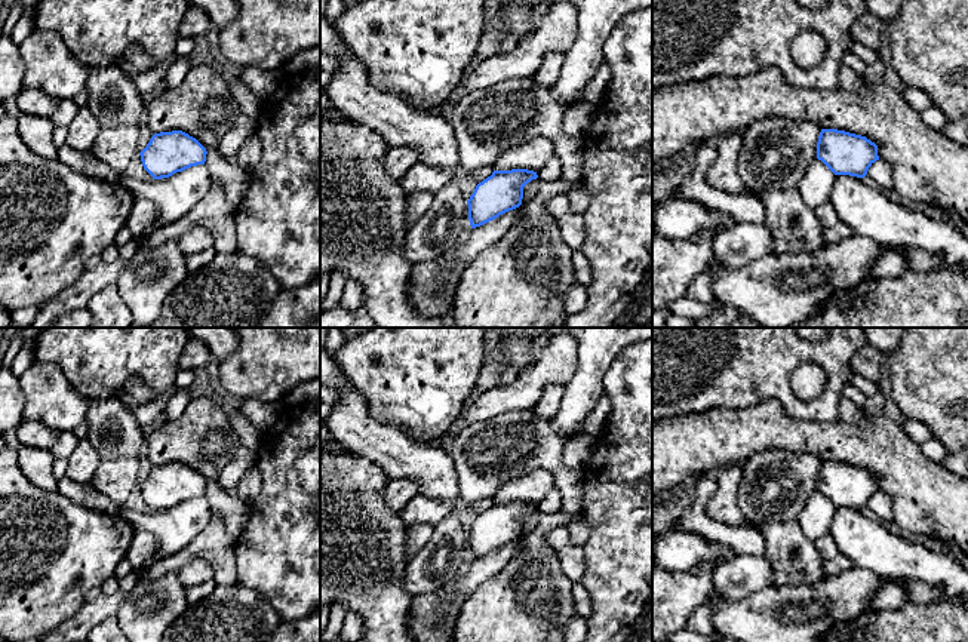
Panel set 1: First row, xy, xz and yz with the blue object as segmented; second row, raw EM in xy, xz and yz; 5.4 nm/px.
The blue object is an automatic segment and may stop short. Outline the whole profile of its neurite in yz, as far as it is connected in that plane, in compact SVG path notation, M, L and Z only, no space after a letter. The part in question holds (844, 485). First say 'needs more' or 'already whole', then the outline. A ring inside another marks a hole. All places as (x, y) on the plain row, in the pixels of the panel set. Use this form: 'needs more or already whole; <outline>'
already whole; M821 461L817 491L835 507L864 510L879 488L878 477L866 469L838 461Z

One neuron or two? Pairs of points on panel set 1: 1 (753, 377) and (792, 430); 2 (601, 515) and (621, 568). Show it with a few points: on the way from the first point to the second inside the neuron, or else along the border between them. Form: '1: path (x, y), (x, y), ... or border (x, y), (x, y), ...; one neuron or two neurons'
1: border (736, 409), (776, 399), (787, 414), (796, 418); two neurons
2: path (614, 528), (621, 535), (621, 555); one neuron

